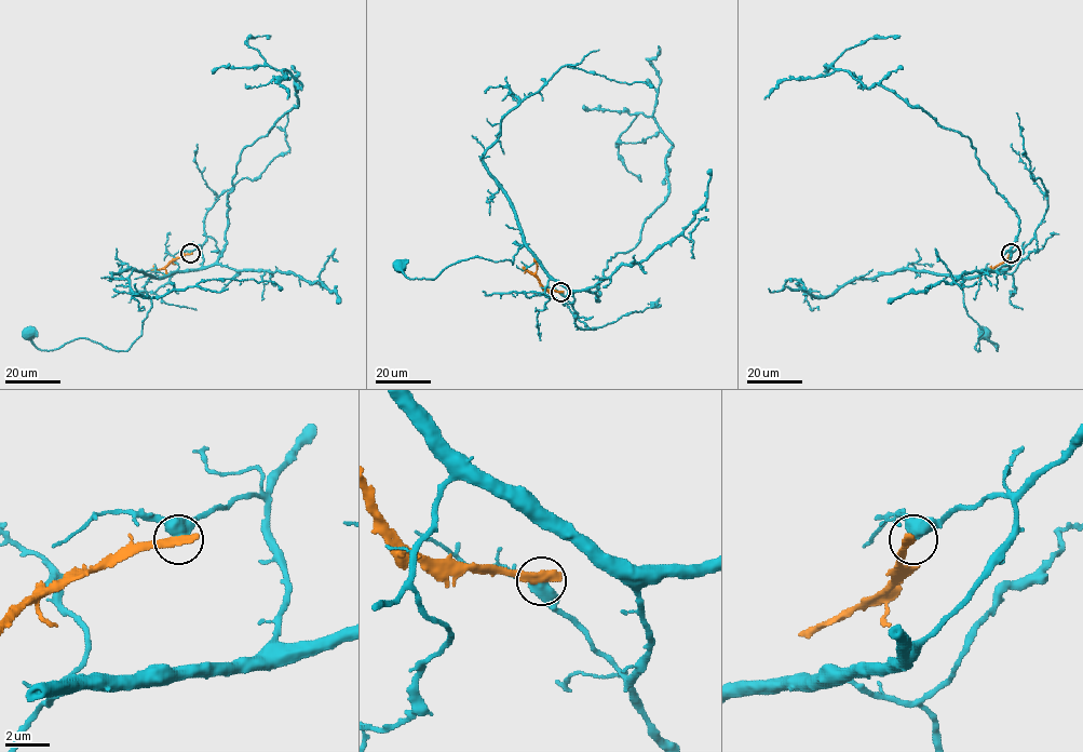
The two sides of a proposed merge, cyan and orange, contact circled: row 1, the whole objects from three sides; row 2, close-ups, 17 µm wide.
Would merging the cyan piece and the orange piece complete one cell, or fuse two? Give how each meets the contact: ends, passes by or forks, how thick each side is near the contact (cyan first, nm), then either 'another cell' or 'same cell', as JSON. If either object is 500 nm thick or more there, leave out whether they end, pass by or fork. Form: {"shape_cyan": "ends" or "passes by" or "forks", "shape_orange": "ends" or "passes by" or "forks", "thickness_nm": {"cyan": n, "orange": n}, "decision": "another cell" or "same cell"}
{"shape_cyan": "passes by", "shape_orange": "ends", "thickness_nm": {"cyan": 480, "orange": 460}, "decision": "another cell"}

